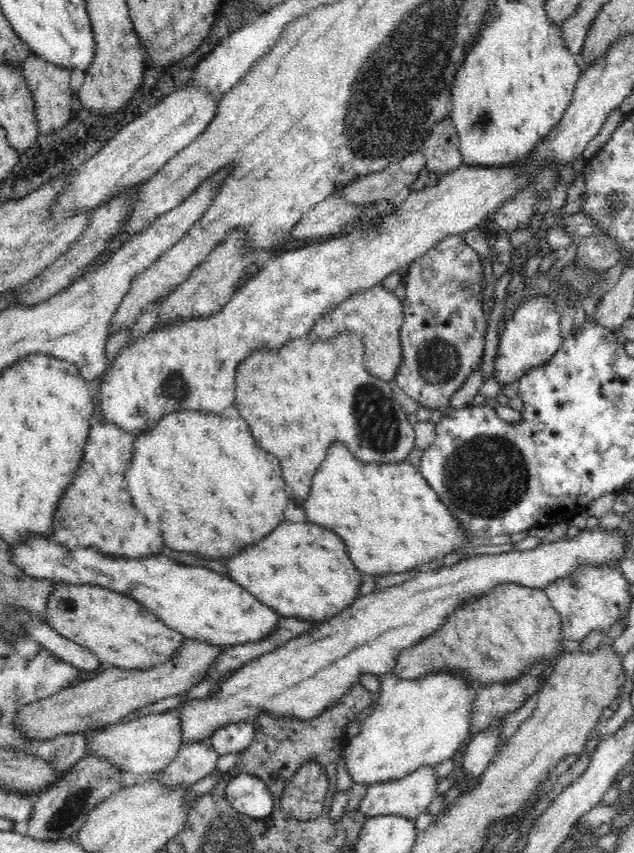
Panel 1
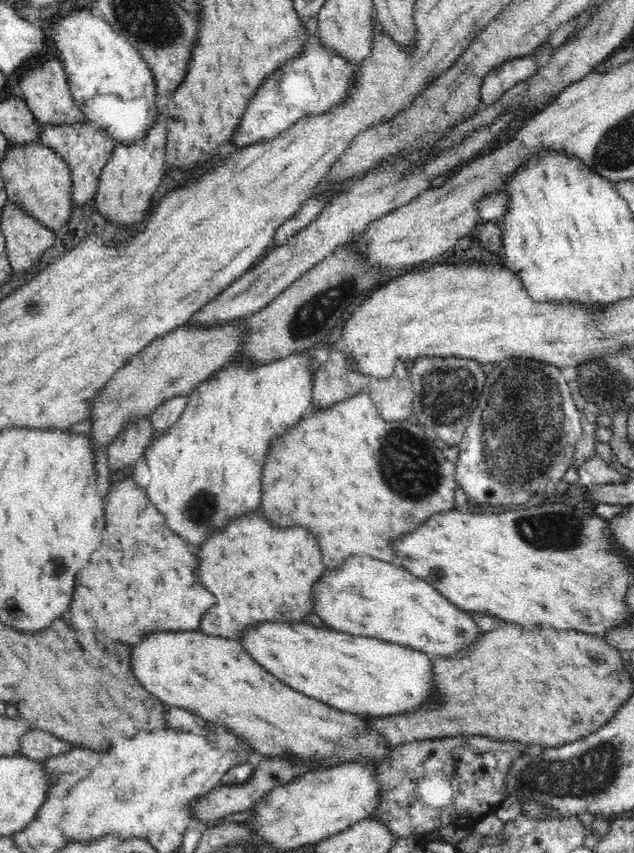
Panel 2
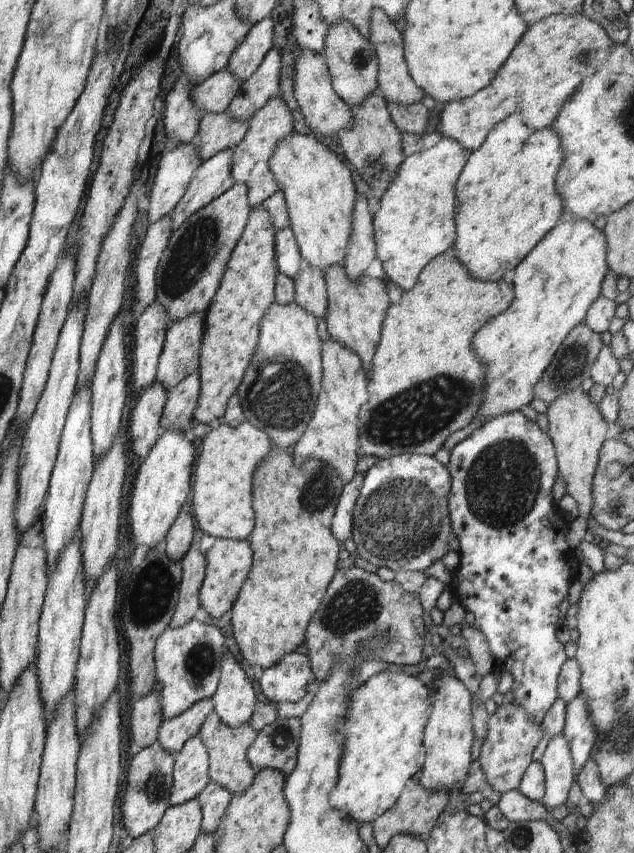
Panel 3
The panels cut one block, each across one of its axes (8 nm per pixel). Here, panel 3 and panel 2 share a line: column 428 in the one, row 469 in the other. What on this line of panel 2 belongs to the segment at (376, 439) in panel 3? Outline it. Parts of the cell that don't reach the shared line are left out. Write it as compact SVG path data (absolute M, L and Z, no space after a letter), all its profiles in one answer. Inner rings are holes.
M360 391L327 409L314 411L308 418L302 417L296 426L289 428L283 435L276 437L271 442L265 456L263 471L261 472L261 511L271 524L276 524L276 528L278 526L300 526L312 532L318 542L320 553L322 553L323 563L328 570L330 568L335 569L348 556L370 556L384 562L397 564L398 557L396 557L396 553L392 549L392 544L398 540L397 538L401 534L415 531L416 527L422 524L428 516L434 516L434 514L440 514L440 512L444 514L444 512L450 512L450 510L456 508L455 491L458 488L458 484L455 477L455 468L456 463L452 463L452 461L444 457L444 454L436 447L435 440L424 425L414 419L395 420L392 422L384 420L374 401L372 401L370 393L368 391Z

